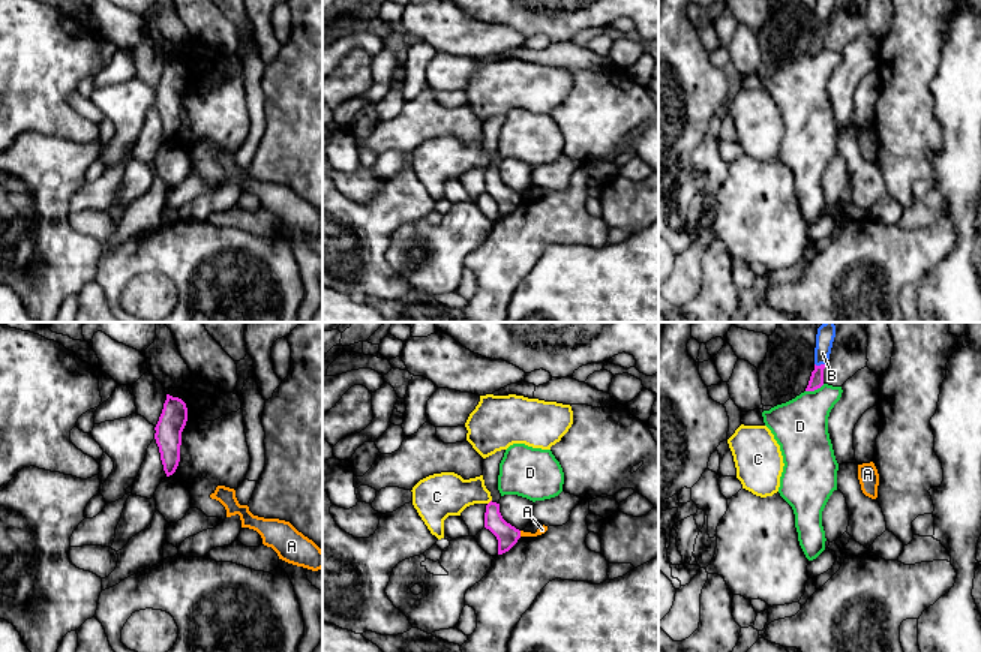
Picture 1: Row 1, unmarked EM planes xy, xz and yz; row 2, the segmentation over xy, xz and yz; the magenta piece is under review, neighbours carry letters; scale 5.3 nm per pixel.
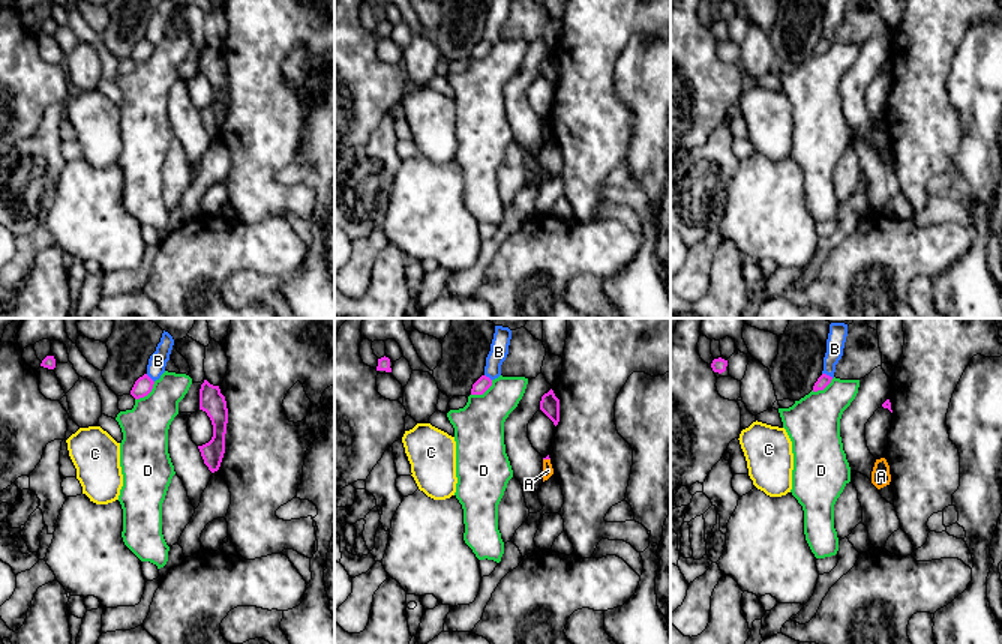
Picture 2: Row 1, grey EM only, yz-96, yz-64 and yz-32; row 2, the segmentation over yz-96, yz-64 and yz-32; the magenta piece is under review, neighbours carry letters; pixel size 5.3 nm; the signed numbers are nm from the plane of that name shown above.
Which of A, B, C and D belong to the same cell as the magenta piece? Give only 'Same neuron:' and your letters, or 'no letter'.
Same neuron: no letter

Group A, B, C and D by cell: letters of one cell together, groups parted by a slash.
A / B / C / D

